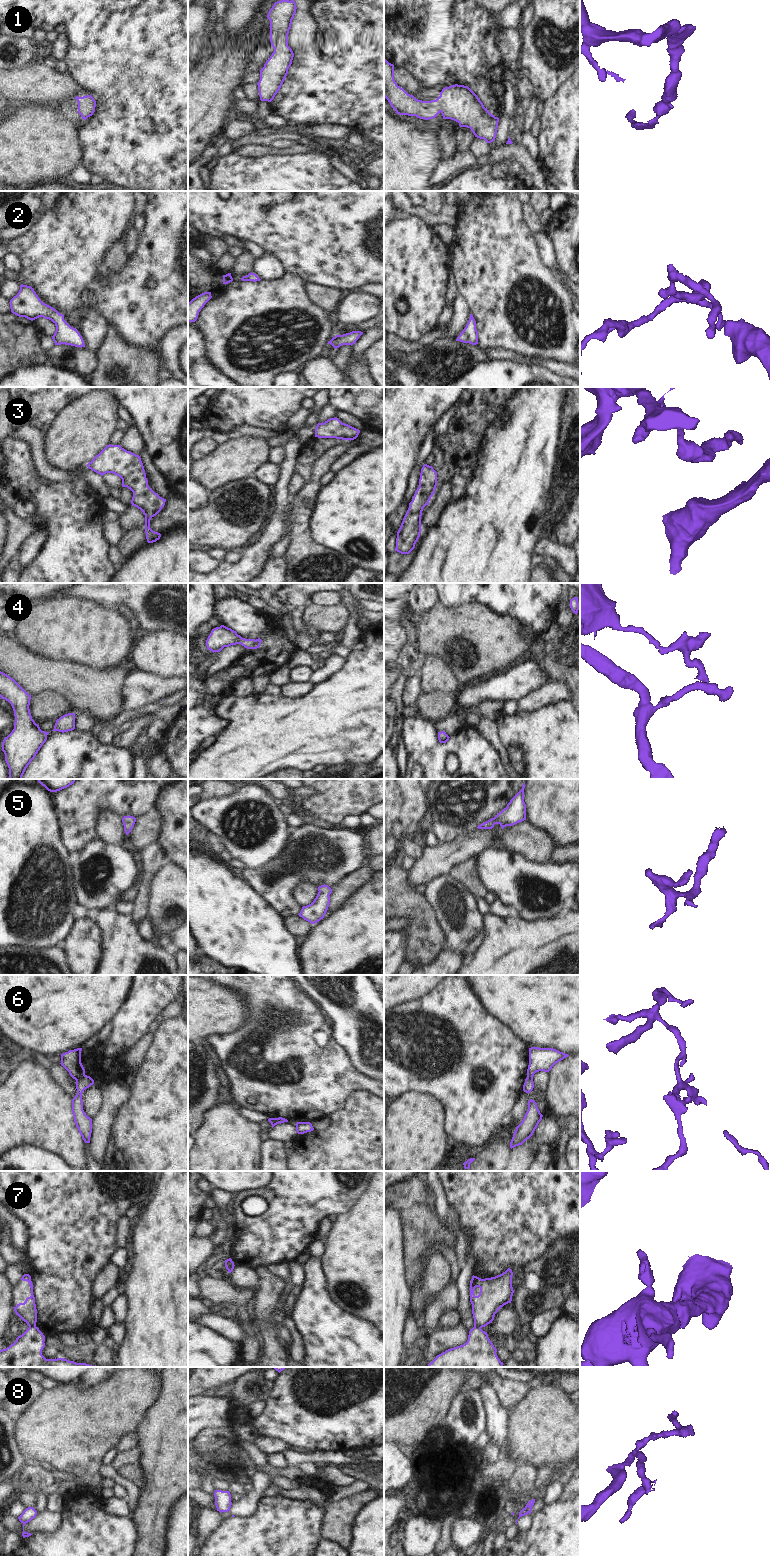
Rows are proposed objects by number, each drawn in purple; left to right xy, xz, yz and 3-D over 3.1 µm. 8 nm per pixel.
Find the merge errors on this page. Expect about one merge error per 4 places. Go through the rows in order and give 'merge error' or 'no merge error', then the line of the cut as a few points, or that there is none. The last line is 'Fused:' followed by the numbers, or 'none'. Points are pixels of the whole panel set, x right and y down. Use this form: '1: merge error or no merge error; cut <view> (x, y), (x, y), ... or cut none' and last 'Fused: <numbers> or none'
1: no merge error; cut none
2: no merge error; cut none
3: no merge error; cut none
4: no merge error; cut none
5: no merge error; cut none
6: merge error; cut xy (84, 1074), (75, 1079)
7: merge error; cut xy (35, 1325), (29, 1327)
8: merge error; cut yz (524, 1508), (527, 1513)
Fused: 6, 7, 8

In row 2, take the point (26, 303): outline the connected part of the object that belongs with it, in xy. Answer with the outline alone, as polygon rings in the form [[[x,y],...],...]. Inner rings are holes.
[[[20,285],[19,292],[10,300],[10,308],[13,314],[31,321],[39,317],[51,320],[56,326],[56,331],[52,336],[55,345],[85,347],[78,330],[64,320],[63,314],[43,303],[31,286]]]

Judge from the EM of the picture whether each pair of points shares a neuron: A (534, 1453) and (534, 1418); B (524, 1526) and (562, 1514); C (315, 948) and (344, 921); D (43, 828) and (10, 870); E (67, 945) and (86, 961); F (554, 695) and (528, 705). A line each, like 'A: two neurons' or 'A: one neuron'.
A: one neuron
B: two neurons
C: one neuron
D: one neuron
E: one neuron
F: one neuron

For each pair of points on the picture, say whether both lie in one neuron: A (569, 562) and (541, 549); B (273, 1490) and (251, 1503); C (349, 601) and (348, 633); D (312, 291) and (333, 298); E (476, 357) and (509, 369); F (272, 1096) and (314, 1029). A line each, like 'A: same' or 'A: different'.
A: same
B: different
C: same
D: same
E: different
F: same

